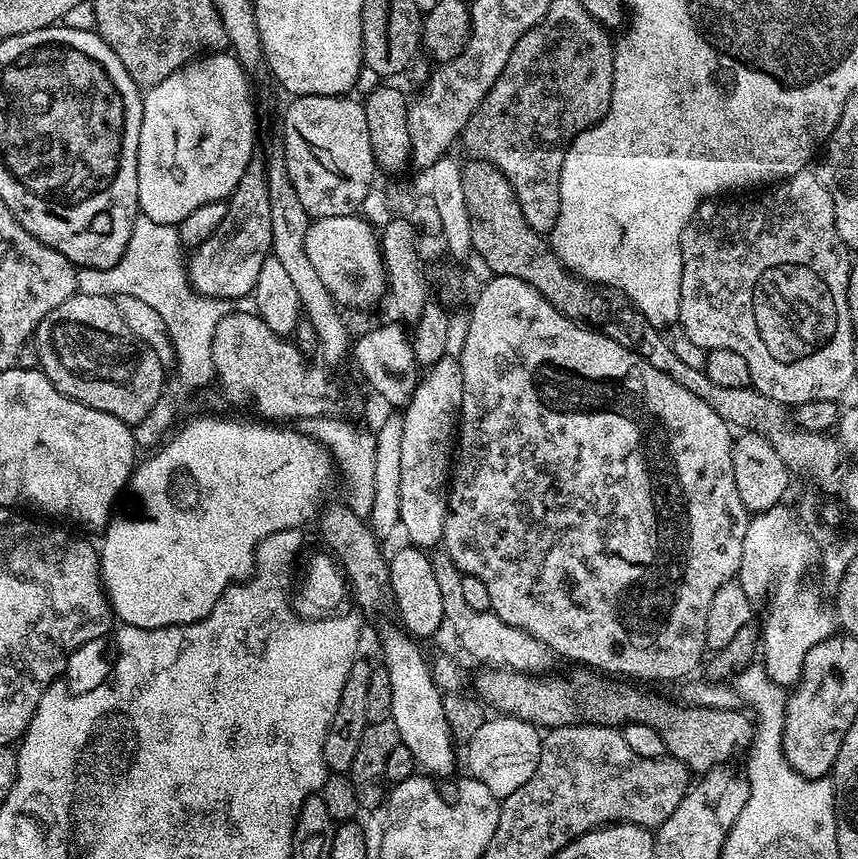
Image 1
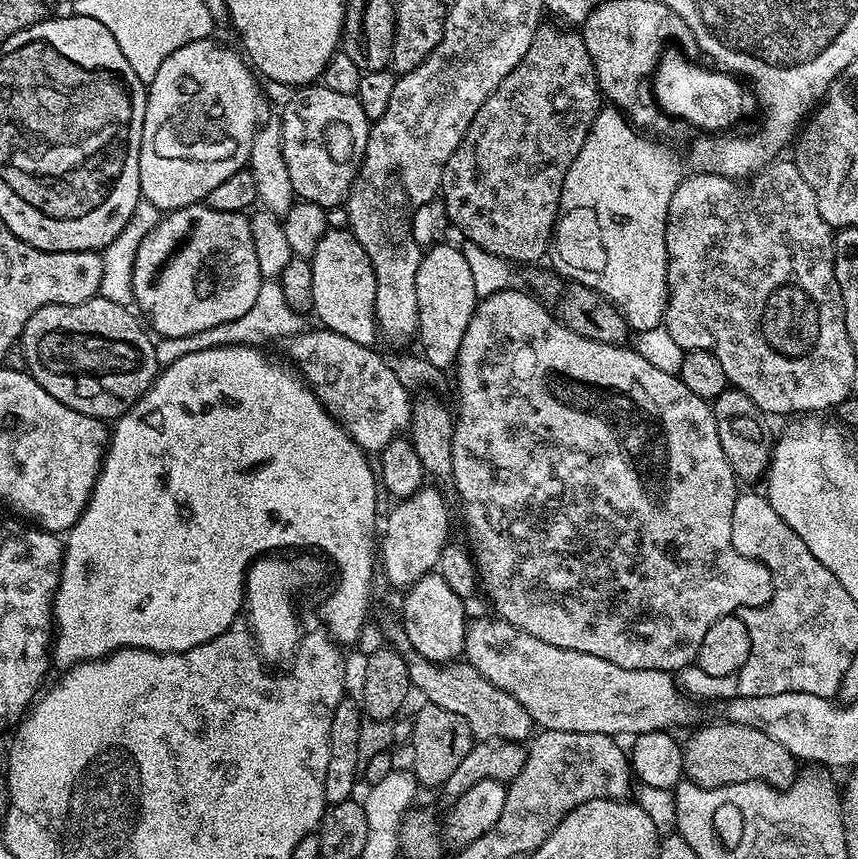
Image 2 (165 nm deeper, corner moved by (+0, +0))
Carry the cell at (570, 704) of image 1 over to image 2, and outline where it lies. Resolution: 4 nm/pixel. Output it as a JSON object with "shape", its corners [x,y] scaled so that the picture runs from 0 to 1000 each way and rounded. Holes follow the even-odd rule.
{"shape":[[[825,843],[796,863],[797,903],[819,917],[840,917],[875,908],[887,908],[900,917],[916,919],[929,902],[930,886],[902,859],[868,843]]]}

